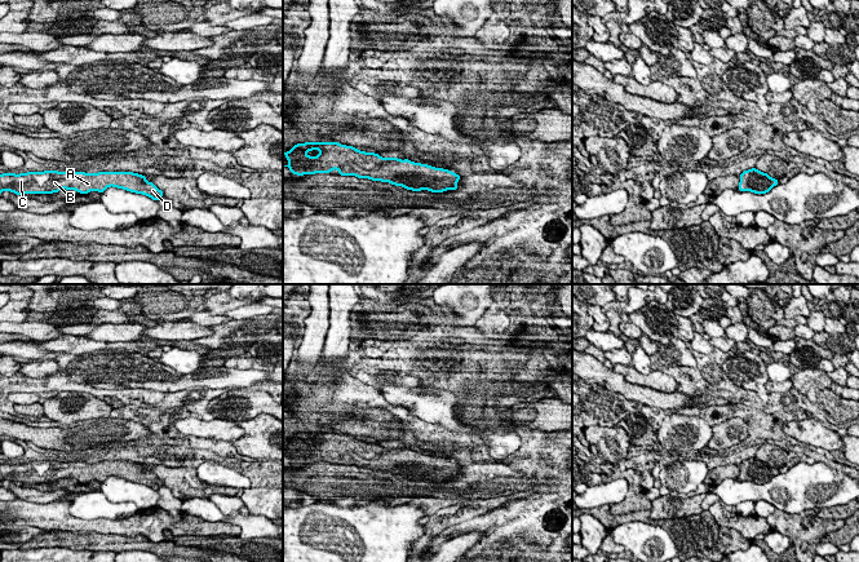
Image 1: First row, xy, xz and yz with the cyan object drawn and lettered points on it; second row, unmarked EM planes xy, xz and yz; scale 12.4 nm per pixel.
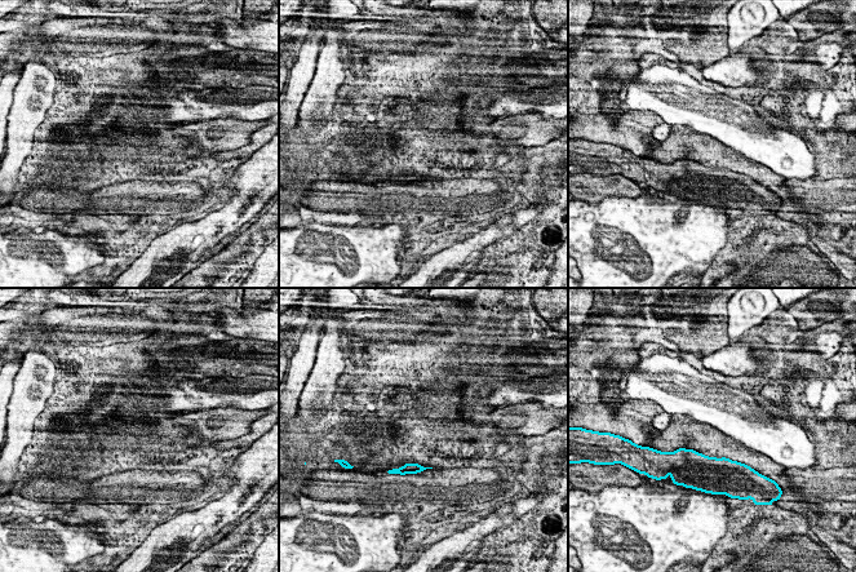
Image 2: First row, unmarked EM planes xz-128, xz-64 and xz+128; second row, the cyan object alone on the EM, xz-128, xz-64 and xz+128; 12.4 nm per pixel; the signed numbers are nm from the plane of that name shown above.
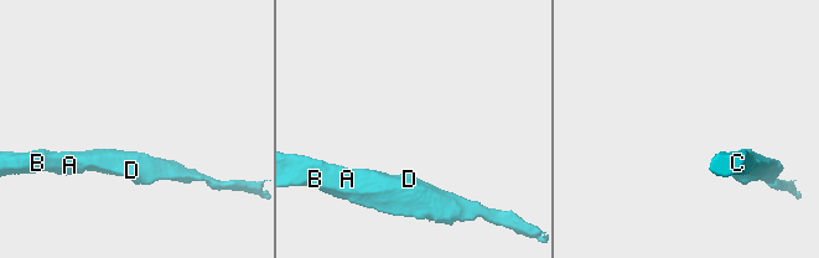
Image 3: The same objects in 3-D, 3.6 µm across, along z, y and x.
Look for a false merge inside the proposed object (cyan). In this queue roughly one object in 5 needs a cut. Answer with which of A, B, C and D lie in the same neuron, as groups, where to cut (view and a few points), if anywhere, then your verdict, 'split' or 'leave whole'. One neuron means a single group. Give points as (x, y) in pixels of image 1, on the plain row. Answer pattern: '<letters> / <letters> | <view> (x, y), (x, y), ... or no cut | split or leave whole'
A B C D | no cut | leave whole

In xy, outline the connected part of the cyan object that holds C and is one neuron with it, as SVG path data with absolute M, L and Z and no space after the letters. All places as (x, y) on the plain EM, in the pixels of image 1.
M27 461L27 463L3 463L0 464L0 483L6 479L17 484L22 483L53 483L62 478L75 479L79 483L90 481L103 482L114 475L130 482L142 483L159 491L164 486L155 473L146 470L147 465L133 461Z

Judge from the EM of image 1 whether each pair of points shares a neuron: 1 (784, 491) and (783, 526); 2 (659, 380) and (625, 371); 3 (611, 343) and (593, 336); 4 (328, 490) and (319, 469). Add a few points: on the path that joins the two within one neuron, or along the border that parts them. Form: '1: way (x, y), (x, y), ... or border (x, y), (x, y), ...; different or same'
1: border (776, 508), (791, 513), (801, 512); different
2: way (651, 380), (641, 380), (633, 376); same
3: way (607, 341), (597, 339); same
4: way (328, 485), (319, 474); same

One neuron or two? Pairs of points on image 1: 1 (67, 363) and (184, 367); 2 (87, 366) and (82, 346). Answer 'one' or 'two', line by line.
1: two
2: two

